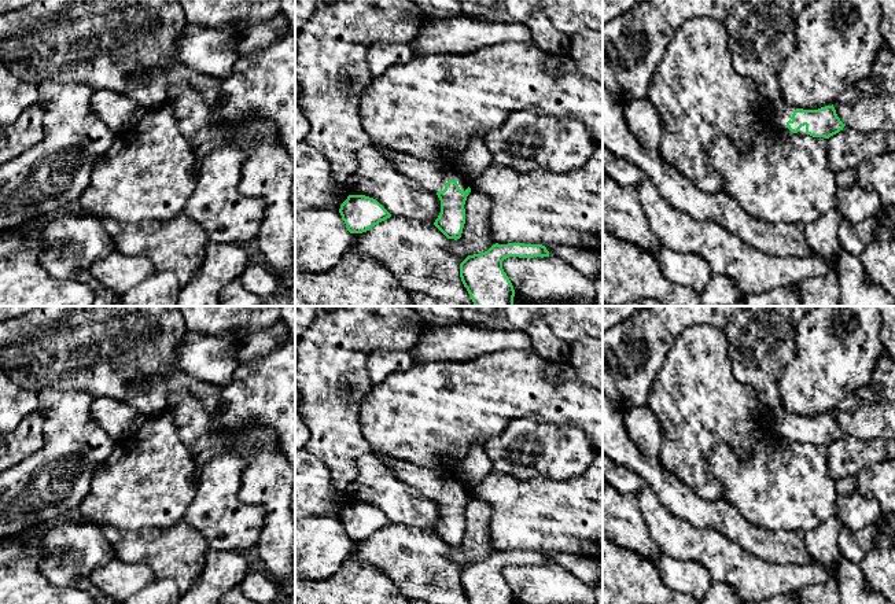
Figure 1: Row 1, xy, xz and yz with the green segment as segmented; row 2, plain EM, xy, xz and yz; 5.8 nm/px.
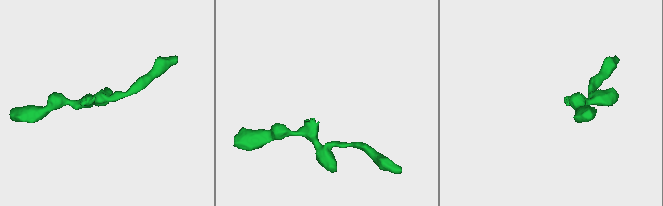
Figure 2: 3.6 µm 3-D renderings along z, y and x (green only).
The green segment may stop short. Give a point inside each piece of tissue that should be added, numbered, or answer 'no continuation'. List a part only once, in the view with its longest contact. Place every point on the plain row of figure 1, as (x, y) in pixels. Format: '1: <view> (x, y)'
1: xz (430, 483)

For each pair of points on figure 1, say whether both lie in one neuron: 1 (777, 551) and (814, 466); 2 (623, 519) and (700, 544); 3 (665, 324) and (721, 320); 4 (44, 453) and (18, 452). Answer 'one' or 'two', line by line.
1: two
2: two
3: one
4: two

